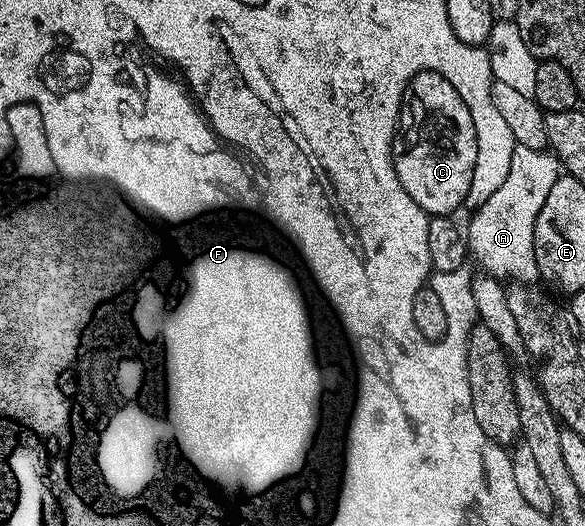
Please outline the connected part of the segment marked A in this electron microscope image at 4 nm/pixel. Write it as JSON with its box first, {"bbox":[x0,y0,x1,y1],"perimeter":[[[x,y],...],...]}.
{"bbox":[465,146,561,284],"perimeter":[[[529,146],[515,147],[505,182],[474,209],[475,217],[465,228],[470,255],[483,263],[484,273],[520,284],[534,284],[540,279],[533,230],[537,226],[537,214],[541,214],[541,206],[545,206],[545,197],[560,175],[561,165],[554,152]]]}

